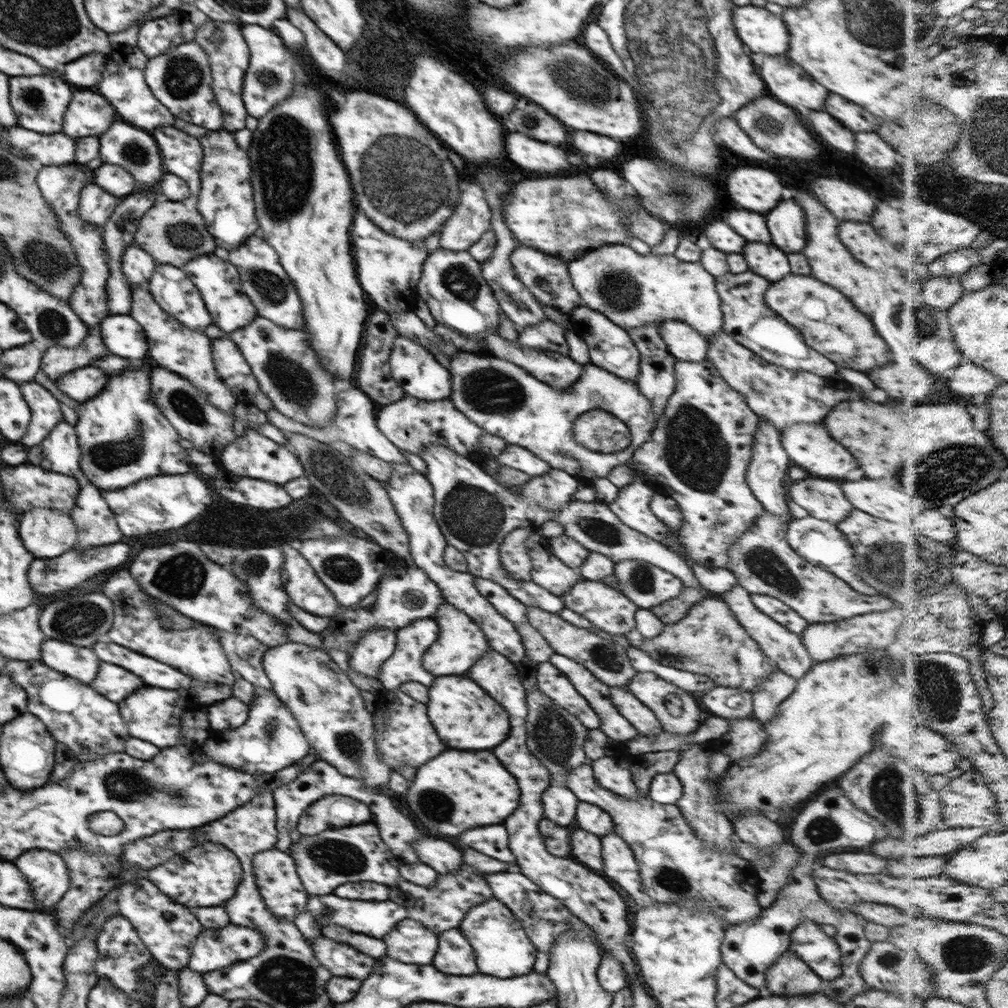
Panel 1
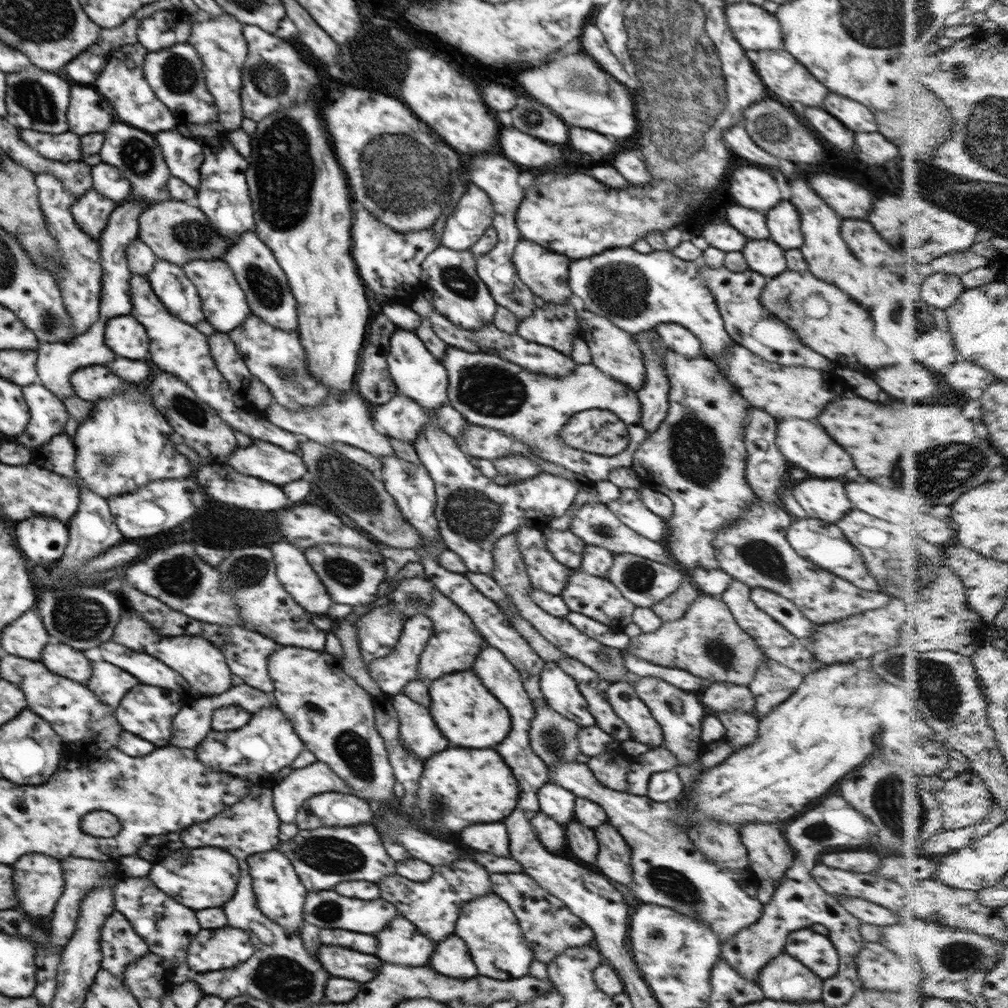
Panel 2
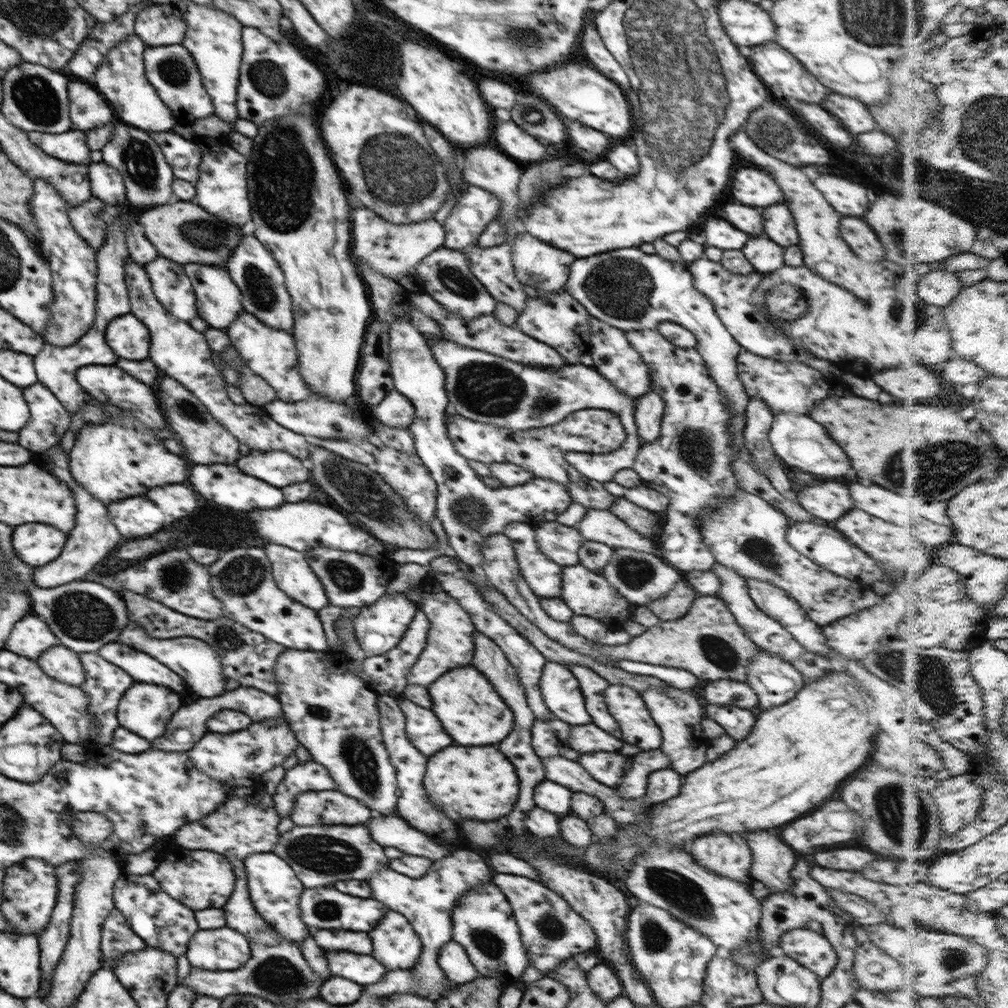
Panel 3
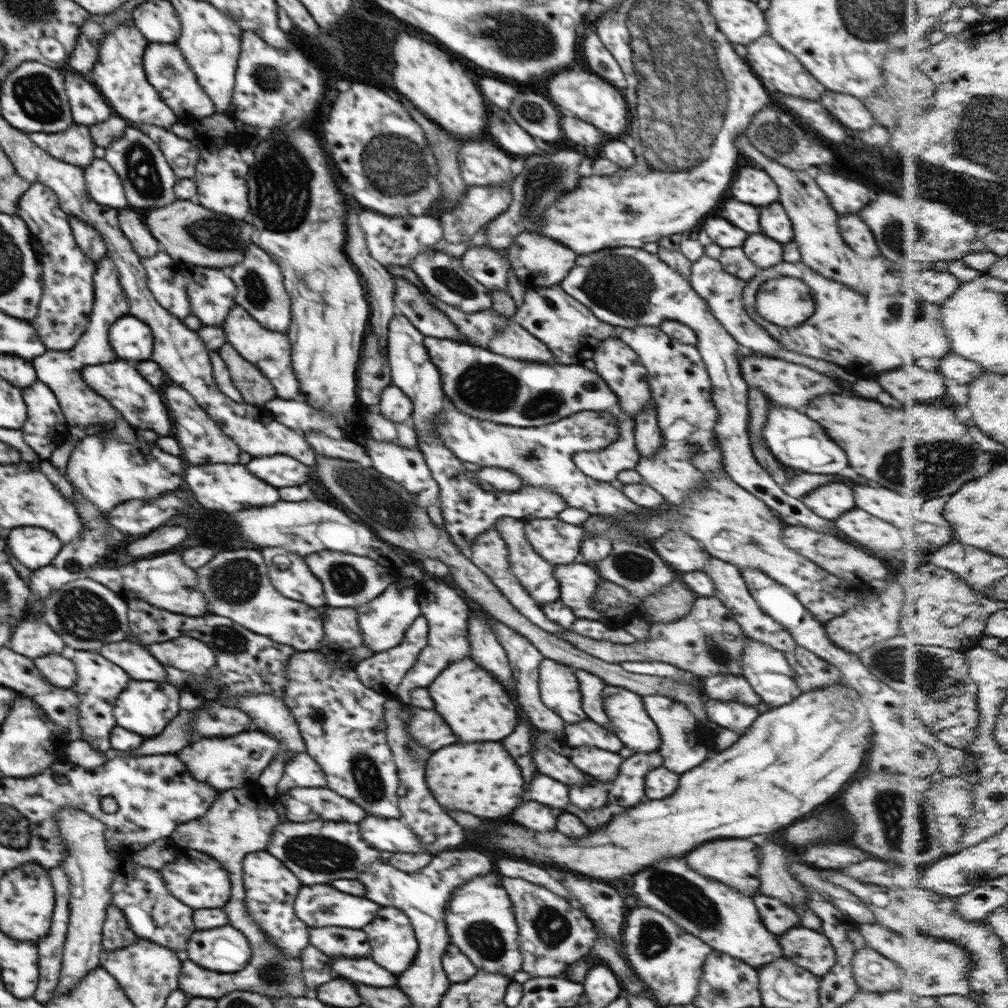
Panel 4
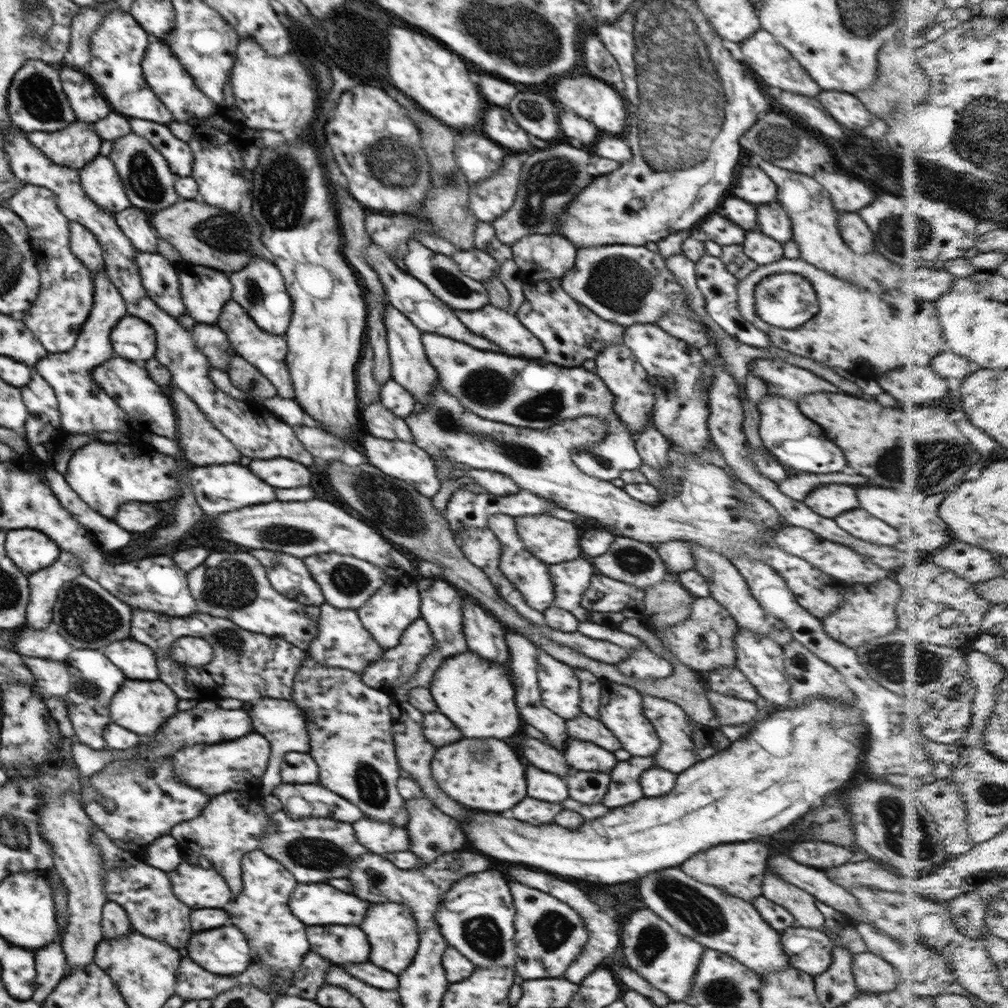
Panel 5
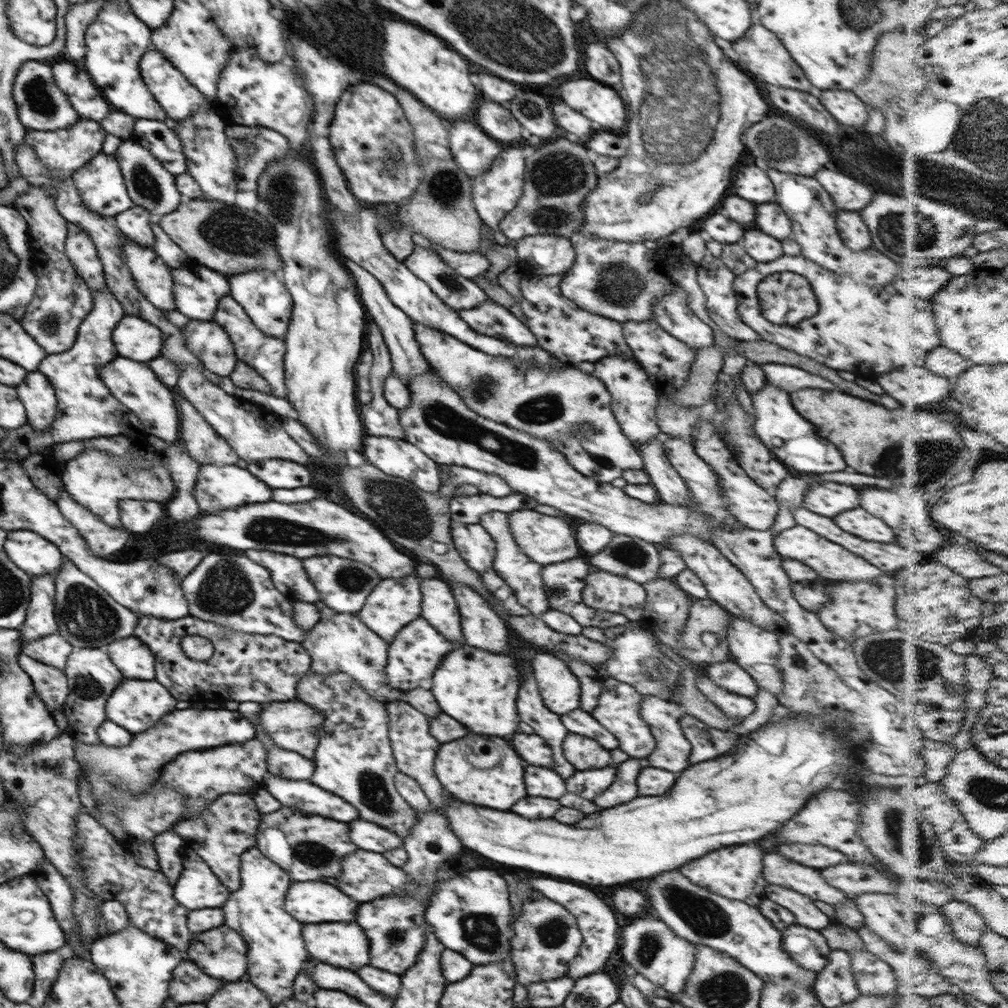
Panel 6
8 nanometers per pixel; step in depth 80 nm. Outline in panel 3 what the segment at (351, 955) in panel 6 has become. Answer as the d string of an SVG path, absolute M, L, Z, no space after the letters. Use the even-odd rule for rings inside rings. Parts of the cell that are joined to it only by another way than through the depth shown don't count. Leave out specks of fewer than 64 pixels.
M318 930L314 938L316 944L326 952L342 950L342 952L354 952L354 954L372 954L372 940L366 932Z

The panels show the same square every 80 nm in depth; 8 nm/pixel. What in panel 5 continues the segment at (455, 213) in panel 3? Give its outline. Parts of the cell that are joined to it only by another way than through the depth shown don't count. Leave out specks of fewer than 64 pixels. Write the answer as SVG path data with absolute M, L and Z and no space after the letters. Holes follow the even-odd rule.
M516 154L503 158L503 165L483 181L471 183L468 210L478 221L493 224L512 209L516 201L522 162Z

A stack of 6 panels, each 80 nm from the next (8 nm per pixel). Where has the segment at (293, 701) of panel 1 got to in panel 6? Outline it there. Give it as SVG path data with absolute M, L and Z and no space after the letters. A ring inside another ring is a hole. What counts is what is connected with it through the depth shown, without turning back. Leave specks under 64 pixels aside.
M309 670L296 685L296 700L312 706L316 712L325 716L318 734L318 747L314 753L315 769L310 782L332 792L349 802L358 810L360 819L387 828L390 832L406 838L411 828L417 823L415 810L400 796L394 787L394 775L397 773L392 746L388 737L389 716L386 703L376 701L364 688L358 687L350 675L338 672L324 677Z

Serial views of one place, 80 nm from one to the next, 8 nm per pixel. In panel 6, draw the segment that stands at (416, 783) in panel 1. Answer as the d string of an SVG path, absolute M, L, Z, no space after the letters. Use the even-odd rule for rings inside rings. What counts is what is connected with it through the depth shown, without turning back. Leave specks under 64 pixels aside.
M468 734L462 740L454 740L448 744L442 744L438 750L434 763L434 770L438 780L442 782L442 786L456 798L464 800L464 802L472 802L478 806L486 806L486 808L496 808L496 810L510 810L520 798L526 796L526 788L524 788L524 766L522 760L518 758L518 754L510 748L508 742L500 740L500 738L486 738L490 742L498 742L502 746L502 764L490 770L480 770L476 768L472 762L468 762L466 758L466 748L470 748L468 744L474 744L476 740L480 740L480 736Z

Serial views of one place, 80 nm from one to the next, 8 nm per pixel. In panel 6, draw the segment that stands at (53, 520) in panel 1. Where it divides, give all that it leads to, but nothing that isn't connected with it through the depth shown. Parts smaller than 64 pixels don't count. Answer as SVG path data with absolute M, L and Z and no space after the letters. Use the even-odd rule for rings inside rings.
M31 530L8 531L4 552L31 577L55 574L61 570L63 556L60 549Z

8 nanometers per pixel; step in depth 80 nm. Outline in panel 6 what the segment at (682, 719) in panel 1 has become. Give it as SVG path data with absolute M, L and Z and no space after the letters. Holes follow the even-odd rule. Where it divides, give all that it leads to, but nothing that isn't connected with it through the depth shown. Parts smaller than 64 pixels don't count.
M644 695L640 715L650 727L656 748L648 756L650 766L664 768L668 772L680 772L688 766L690 742L680 730L680 718L685 708L660 697Z

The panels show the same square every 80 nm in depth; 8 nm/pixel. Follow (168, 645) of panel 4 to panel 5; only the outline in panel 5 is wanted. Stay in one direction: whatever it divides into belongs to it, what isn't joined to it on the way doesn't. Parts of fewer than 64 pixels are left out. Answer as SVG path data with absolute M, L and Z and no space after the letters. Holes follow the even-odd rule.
M184 636L178 638L172 645L172 658L176 662L188 664L188 666L207 665L213 657L213 646L203 638Z

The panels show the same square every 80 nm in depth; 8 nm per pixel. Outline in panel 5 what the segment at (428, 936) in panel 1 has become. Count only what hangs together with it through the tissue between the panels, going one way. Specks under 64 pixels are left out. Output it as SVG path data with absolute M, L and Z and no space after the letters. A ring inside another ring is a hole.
M399 902L372 904L366 912L366 918L362 920L360 928L366 932L366 936L370 940L370 946L372 946L370 962L372 964L376 964L392 974L400 974L410 966L410 962L418 950L418 930L416 930L416 922L414 922L410 908Z

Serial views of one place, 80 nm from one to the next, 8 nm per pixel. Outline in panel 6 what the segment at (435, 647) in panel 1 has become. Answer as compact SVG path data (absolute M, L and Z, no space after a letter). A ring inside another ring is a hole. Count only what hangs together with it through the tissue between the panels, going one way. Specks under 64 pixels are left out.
M442 578L421 579L421 614L438 632L458 644L462 640L461 614L451 587Z

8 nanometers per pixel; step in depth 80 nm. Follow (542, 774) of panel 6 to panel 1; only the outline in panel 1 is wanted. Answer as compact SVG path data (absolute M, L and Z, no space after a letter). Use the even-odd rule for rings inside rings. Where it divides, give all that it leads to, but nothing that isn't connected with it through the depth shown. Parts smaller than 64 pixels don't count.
M554 783L541 795L546 819L564 827L574 822L580 800L568 787Z

